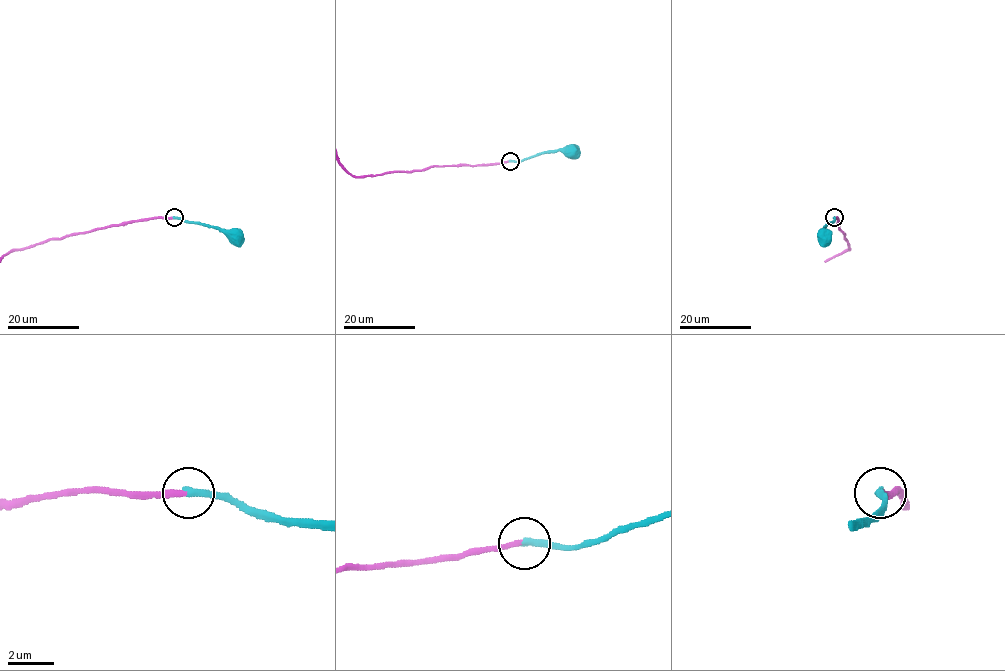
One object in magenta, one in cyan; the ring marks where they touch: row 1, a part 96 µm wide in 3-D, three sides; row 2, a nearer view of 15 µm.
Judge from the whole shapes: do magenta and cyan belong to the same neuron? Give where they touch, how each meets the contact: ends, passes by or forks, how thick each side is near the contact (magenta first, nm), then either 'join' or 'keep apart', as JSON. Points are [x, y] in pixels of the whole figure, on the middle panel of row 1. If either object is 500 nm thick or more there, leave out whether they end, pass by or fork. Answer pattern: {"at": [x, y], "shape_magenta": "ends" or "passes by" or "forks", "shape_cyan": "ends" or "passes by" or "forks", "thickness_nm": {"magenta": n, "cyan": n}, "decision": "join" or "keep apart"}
{"at": [510, 161], "shape_magenta": "ends", "shape_cyan": "ends", "thickness_nm": {"magenta": 260, "cyan": 320}, "decision": "join"}

